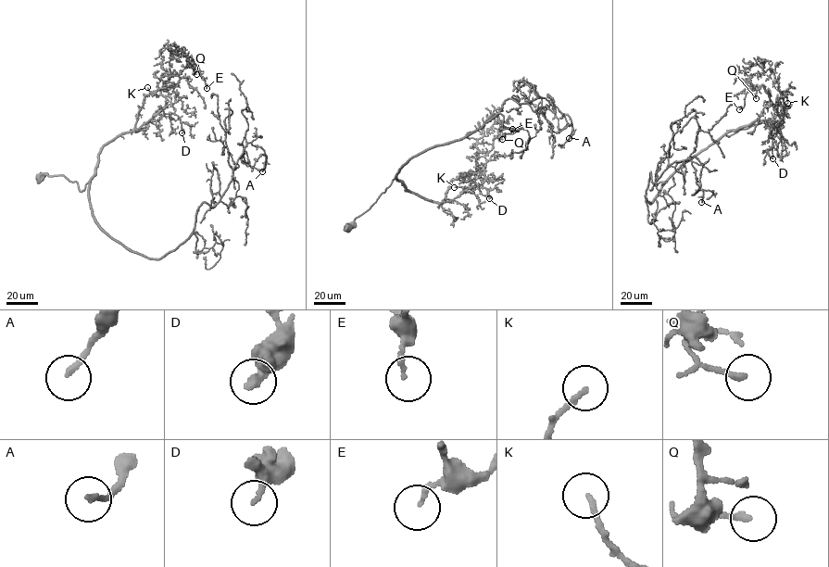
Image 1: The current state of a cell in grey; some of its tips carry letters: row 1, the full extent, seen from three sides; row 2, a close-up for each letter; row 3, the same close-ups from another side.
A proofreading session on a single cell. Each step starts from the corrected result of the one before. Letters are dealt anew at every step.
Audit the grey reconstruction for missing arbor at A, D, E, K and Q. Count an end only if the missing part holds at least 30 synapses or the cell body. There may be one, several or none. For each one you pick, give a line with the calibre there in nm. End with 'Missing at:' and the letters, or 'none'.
Missing at: none

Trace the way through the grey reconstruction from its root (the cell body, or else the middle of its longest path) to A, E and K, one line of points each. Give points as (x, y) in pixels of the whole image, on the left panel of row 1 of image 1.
A: (41, 178), (89, 182), (100, 227), (156, 258), (218, 202), (247, 144), (262, 171)
E: (41, 178), (62, 175), (84, 190), (104, 145), (131, 132), (144, 97), (176, 86), (187, 61), (207, 88)
K: (41, 178), (62, 175), (84, 190), (104, 145), (136, 131), (165, 105), (164, 96), (147, 87)

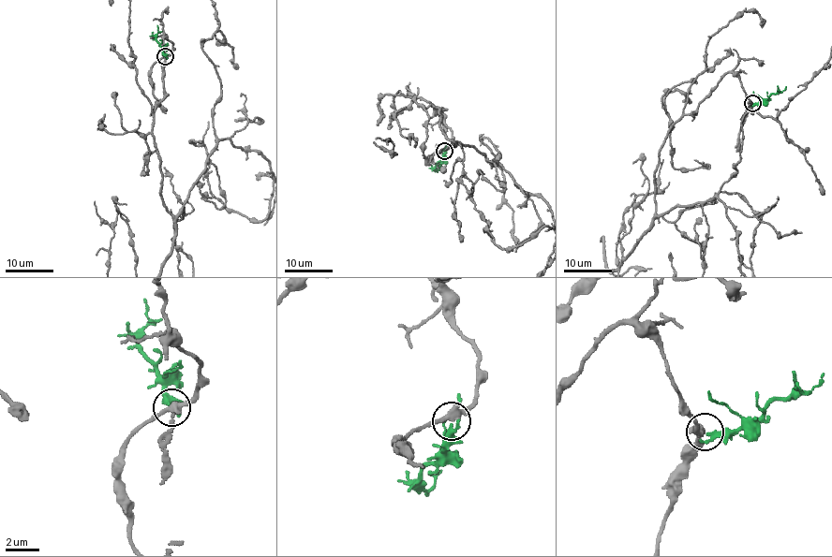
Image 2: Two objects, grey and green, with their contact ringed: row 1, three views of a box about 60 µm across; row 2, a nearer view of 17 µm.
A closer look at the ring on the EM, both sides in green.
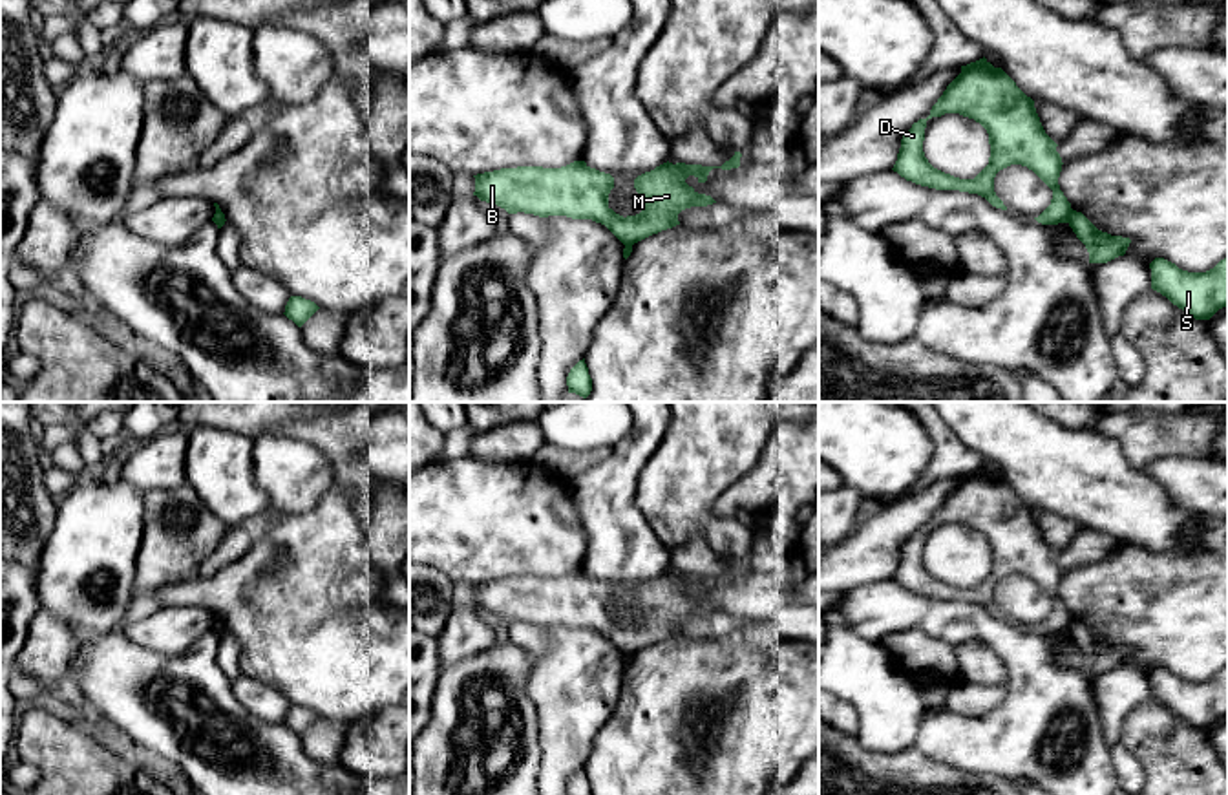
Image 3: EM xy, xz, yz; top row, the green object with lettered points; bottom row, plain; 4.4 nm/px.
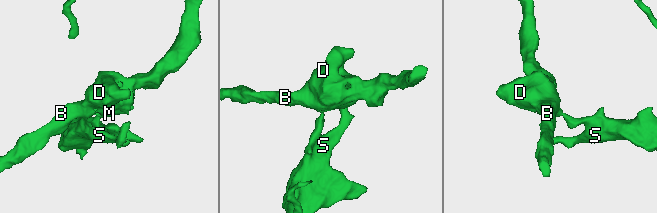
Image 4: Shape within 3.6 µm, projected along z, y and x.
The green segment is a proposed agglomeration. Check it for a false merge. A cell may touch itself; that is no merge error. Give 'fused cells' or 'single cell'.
fused cells

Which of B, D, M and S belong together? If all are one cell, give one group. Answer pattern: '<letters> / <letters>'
B D M / S

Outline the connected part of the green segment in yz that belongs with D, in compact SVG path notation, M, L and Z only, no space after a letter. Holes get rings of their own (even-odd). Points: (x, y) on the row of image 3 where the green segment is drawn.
M983 57L961 66L961 73L947 86L930 115L914 122L903 135L892 170L916 185L978 194L992 207L1007 210L994 192L994 177L1011 164L1022 164L1053 190L1051 205L1034 219L1042 225L1058 225L1069 221L1073 208L1058 185L1064 163L1056 146L1040 122L1034 101ZM945 113L974 119L989 133L989 164L974 179L945 174L925 157L926 121Z

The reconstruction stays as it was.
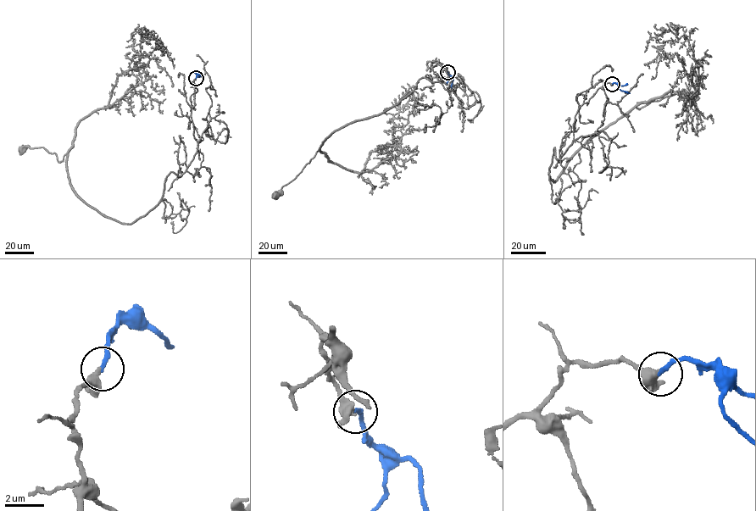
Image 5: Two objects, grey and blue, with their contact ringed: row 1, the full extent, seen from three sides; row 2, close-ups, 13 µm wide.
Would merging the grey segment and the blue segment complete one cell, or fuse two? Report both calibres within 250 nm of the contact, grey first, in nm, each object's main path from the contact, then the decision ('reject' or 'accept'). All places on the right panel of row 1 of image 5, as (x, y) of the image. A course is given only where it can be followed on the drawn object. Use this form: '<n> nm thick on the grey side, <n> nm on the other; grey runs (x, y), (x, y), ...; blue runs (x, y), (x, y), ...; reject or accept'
320 nm thick on the grey side, 240 nm on the other; grey runs (612, 84), (580, 107), (561, 158), (554, 149), (553, 181), (637, 102), (640, 109), (683, 95); blue runs (613, 84), (617, 83), (621, 91), (630, 93); accept

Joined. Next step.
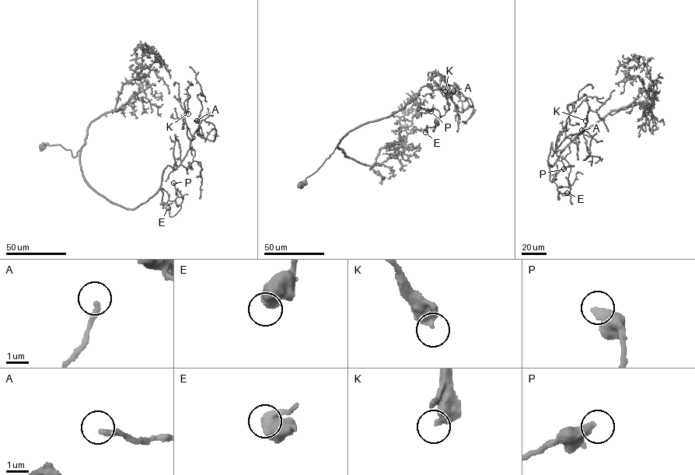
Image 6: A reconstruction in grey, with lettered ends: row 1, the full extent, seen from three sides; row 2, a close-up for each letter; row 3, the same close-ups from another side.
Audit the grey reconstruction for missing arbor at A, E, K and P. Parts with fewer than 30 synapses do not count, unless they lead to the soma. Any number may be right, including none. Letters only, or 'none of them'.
none of them

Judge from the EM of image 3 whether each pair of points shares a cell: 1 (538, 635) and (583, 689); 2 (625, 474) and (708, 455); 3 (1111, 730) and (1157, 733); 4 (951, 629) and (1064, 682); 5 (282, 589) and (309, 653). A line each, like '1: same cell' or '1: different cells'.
1: different cells
2: different cells
3: different cells
4: same cell
5: same cell

